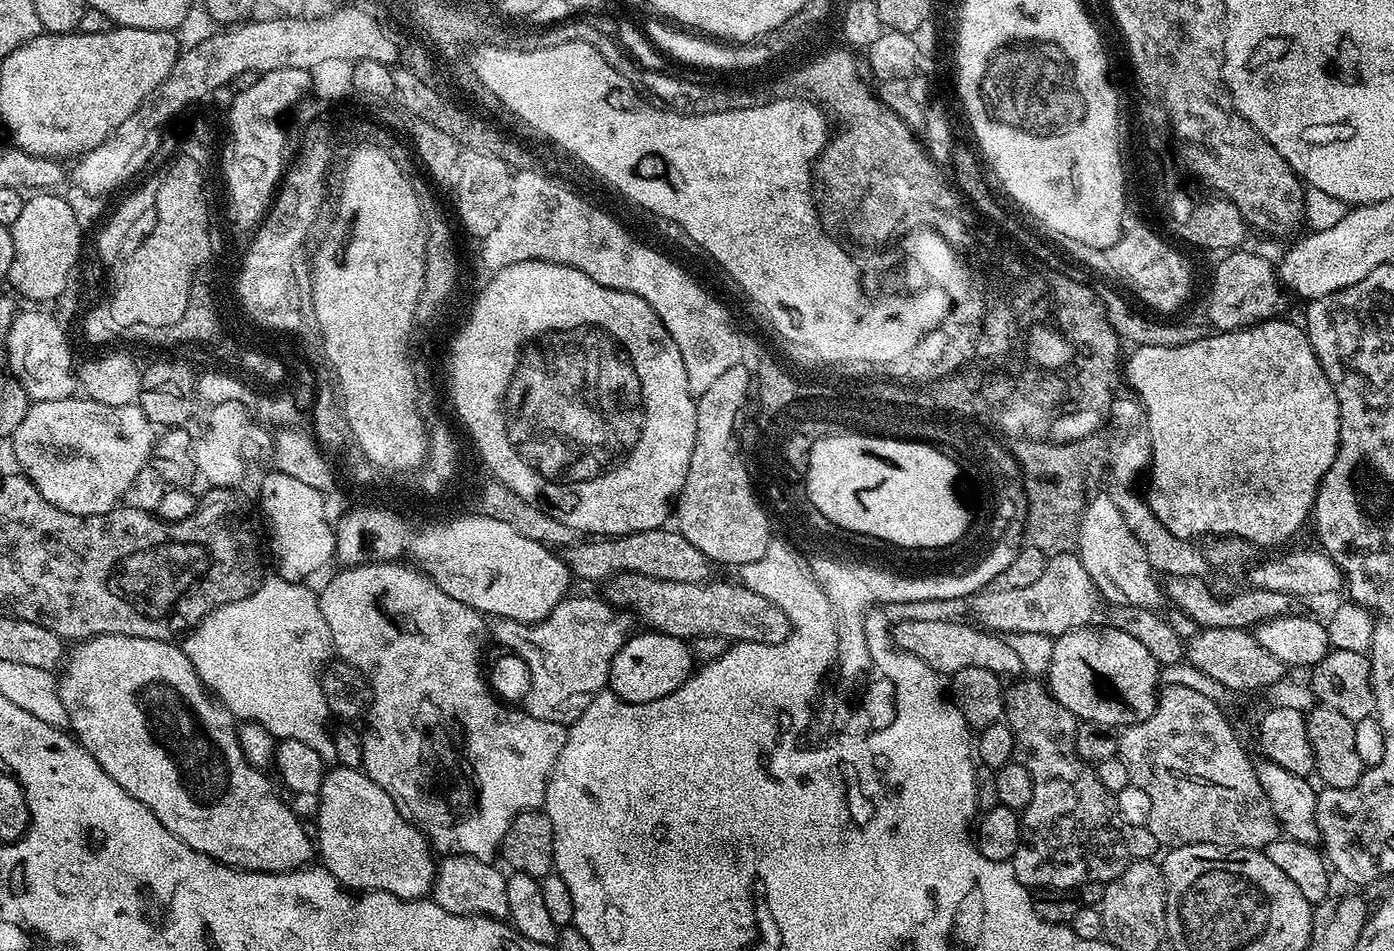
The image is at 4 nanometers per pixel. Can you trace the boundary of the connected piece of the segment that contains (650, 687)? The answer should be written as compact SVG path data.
M640 630L637 636L636 633L629 635L618 654L614 654L607 687L627 704L645 704L658 698L666 698L666 694L681 688L693 671L691 647L681 637L665 632Z

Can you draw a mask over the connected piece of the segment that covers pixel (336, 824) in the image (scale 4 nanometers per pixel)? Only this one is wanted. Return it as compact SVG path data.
M332 766L324 773L318 795L319 804L314 813L314 844L318 849L319 863L332 875L335 883L360 892L389 892L407 900L418 900L431 893L438 863L434 849L423 832L398 814L394 798L390 798L378 782L371 780L360 768Z

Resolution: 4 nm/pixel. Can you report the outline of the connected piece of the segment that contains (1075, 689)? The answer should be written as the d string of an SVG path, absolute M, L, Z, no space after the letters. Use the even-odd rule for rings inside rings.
M1113 626L1096 627L1076 628L1055 637L1054 654L1046 675L1046 683L1052 697L1062 702L1066 710L1073 712L1077 721L1089 724L1127 726L1150 718L1150 714L1154 714L1156 709L1161 665L1137 638L1132 638L1130 634Z

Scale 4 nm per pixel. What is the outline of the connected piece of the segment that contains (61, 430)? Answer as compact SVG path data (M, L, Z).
M77 394L57 400L37 400L29 403L26 418L18 422L18 430L10 437L12 452L20 463L19 471L58 510L79 516L105 516L125 499L132 483L154 456L157 429L146 418L139 403L126 406L106 406Z

